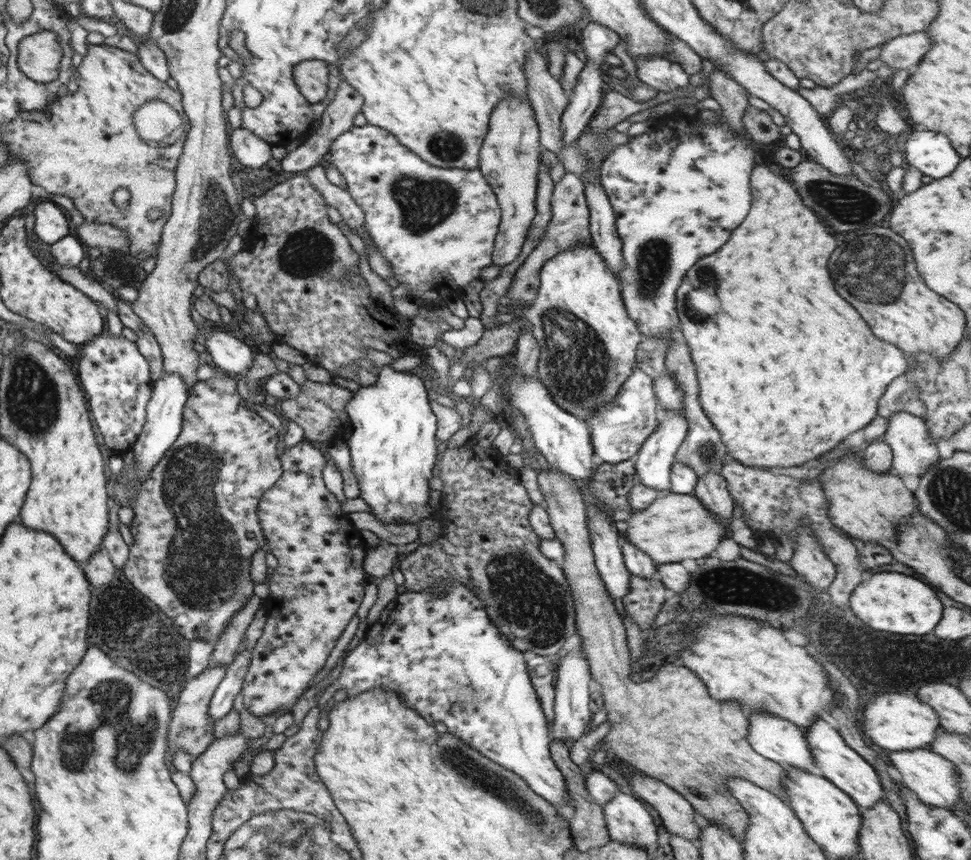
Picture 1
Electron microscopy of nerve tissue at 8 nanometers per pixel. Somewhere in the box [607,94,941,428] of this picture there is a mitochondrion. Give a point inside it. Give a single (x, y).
(881, 279)

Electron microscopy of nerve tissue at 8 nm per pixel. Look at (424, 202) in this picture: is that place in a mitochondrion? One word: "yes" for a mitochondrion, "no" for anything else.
yes

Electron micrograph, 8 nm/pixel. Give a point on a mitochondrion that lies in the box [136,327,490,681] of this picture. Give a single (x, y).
(199, 565)

